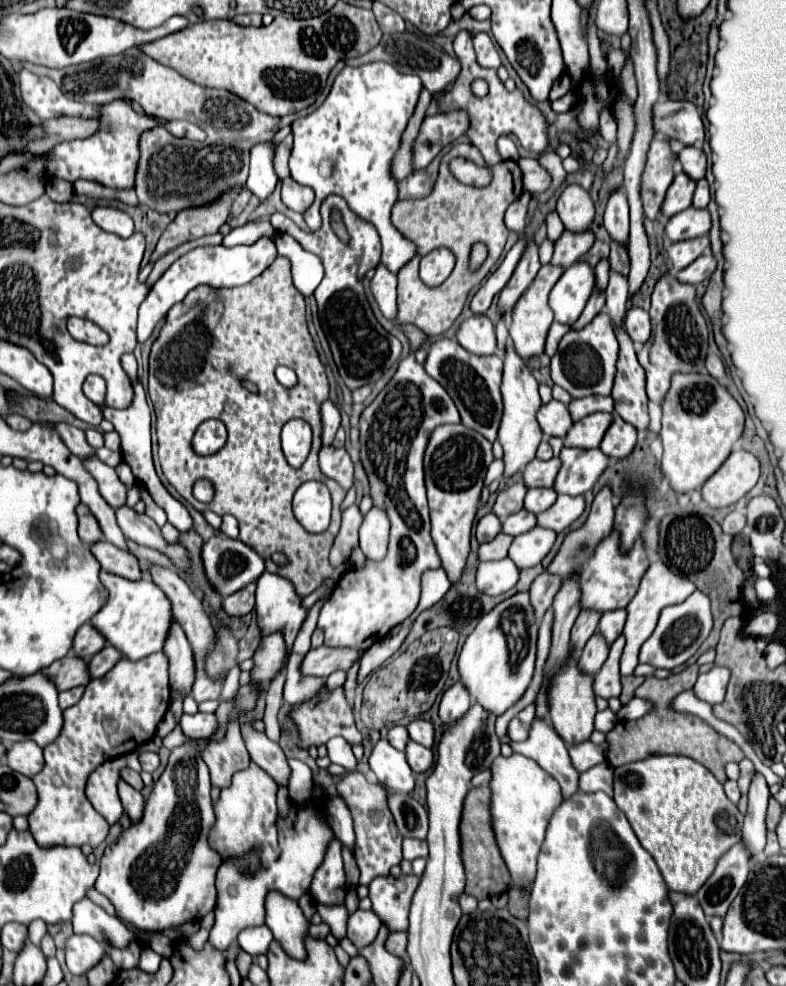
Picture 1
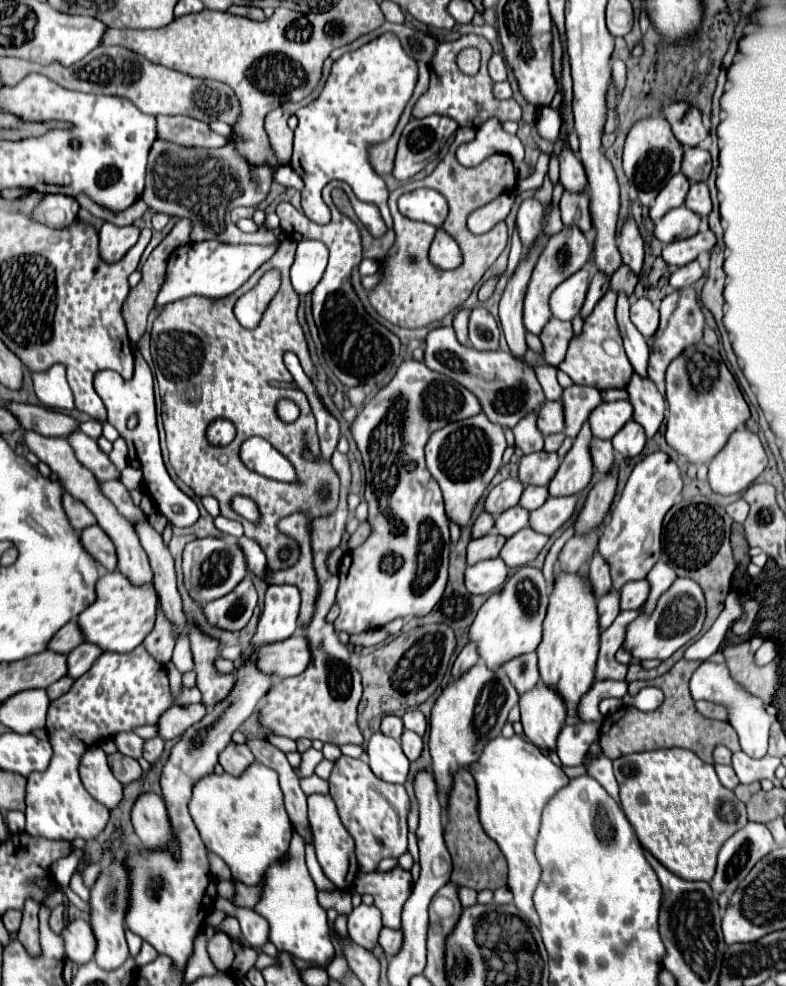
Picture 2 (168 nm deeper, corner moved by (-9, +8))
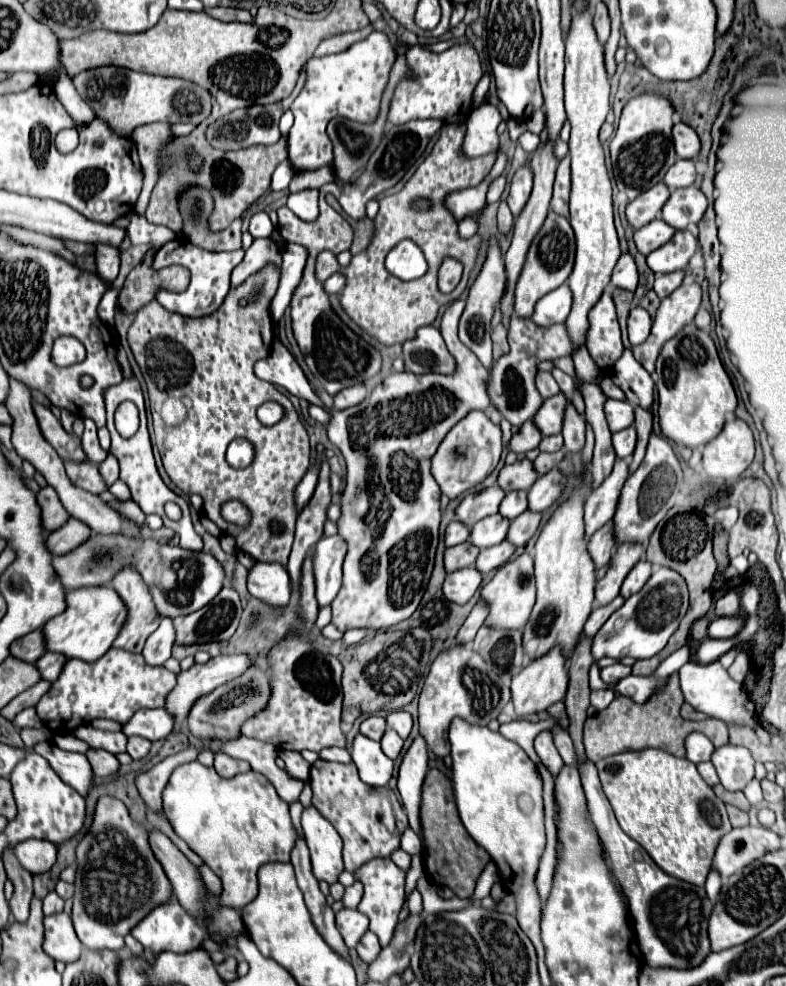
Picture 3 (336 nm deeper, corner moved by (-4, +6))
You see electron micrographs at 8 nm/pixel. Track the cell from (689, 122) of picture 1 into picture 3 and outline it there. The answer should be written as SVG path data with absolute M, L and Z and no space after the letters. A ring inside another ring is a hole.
M684 122L674 124L672 140L674 140L674 148L676 148L680 158L694 158L698 154L698 150L700 150L698 134L694 132L694 128L690 128Z

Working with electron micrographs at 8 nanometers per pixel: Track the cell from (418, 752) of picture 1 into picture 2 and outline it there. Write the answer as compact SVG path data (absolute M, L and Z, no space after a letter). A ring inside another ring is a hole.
M405 730L403 736L401 736L401 748L403 748L403 754L409 760L417 760L419 754L421 754L421 750L423 750L423 738L417 736L411 730Z

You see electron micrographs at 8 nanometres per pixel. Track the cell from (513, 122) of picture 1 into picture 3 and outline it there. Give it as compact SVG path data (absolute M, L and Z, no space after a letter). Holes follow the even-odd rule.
M416 44L406 52L408 66L416 74L414 80L402 80L394 92L388 120L404 124L416 118L438 118L446 124L466 122L472 112L472 94L482 76L482 64L472 44L458 44L446 52L432 52L428 46Z

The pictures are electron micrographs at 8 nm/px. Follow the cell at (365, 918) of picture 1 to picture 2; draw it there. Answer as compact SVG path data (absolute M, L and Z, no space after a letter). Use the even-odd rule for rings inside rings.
M359 904L347 916L349 938L367 950L375 948L381 928L383 928L381 914L379 914L379 910L375 910L375 906Z

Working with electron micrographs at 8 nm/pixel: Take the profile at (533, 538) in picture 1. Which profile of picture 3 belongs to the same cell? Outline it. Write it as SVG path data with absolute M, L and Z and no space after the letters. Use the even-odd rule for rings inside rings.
M508 540L502 542L502 544L496 544L496 546L490 546L486 550L480 552L478 560L476 560L476 568L482 572L482 574L488 574L492 570L498 570L502 564L506 564L516 552L516 546L510 544Z

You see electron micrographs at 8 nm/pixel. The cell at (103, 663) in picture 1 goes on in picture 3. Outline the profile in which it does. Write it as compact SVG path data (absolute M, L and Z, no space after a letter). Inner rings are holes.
M46 652L46 656L42 656L42 660L38 660L38 670L42 672L42 678L44 680L50 680L50 682L56 682L64 664L66 664L66 656L58 654L58 652Z

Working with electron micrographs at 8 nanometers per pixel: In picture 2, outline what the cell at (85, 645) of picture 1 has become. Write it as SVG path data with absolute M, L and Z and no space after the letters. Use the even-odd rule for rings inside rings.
M71 620L67 622L67 626L63 626L63 630L59 630L59 634L55 634L55 638L51 638L51 646L47 646L47 650L55 650L57 654L69 654L81 642L83 642L81 630L77 622Z

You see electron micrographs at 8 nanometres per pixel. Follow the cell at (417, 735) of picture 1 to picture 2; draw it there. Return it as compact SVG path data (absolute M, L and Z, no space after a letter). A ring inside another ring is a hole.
M409 710L409 712L405 712L401 720L403 720L403 726L405 726L407 730L413 730L413 732L419 734L419 736L423 736L425 730L427 730L427 720L425 720L425 716L423 716L419 710Z

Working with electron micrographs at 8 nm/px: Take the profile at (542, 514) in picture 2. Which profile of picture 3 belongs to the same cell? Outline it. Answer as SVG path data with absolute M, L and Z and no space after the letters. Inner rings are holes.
M526 510L524 514L520 514L518 518L514 518L510 522L510 532L508 532L508 540L516 546L524 546L538 530L542 522L542 512L532 512Z

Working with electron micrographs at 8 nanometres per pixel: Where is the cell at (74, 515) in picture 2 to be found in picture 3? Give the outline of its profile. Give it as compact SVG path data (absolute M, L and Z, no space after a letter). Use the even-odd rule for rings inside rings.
M46 486L38 492L38 504L42 508L42 524L48 532L58 530L60 526L64 526L70 520L70 514L58 500L58 494L54 492L52 486Z

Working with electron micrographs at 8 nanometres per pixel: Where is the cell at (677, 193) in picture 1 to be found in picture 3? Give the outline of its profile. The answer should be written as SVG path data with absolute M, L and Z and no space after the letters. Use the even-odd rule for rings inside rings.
M660 182L648 192L644 192L642 196L638 196L636 200L632 200L626 208L626 216L628 216L628 222L634 226L634 230L658 218L668 198L670 198L670 188L664 182Z

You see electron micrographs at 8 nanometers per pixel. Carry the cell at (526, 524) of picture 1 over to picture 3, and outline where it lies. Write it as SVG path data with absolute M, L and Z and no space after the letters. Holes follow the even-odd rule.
M492 514L484 520L480 520L470 534L470 542L478 548L488 548L488 546L496 546L500 542L506 540L510 528L510 520L504 518L502 514Z

